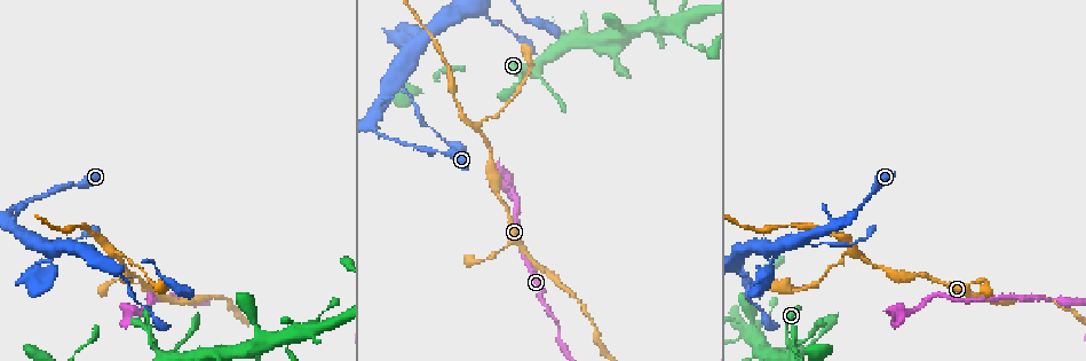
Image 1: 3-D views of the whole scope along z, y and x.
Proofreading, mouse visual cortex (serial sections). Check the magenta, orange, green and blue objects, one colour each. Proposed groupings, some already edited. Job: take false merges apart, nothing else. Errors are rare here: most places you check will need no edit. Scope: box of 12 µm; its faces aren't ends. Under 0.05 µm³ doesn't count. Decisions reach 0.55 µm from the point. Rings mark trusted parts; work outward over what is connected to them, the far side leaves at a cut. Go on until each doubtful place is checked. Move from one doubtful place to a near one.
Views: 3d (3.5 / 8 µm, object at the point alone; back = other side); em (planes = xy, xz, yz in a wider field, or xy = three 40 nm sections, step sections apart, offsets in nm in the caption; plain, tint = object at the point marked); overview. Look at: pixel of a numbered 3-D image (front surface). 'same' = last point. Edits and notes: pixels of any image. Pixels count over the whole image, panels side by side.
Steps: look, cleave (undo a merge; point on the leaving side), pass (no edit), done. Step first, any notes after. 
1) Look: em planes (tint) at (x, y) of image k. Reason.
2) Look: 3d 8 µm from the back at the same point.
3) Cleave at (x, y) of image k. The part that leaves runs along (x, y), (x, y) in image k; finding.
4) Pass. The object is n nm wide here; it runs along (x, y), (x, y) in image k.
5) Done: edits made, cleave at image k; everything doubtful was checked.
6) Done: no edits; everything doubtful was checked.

Look: 3d 3.5 µm at (477, 128) of image 1. Sharp bend.

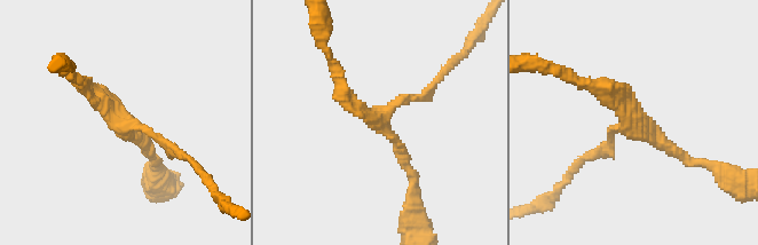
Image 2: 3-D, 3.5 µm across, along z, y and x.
Look: em xy step 5 (tint) at (378, 117) of image 2. 3 arms meet here; the arms are 100, 150, 150 nm wide; shape alone is not enough.

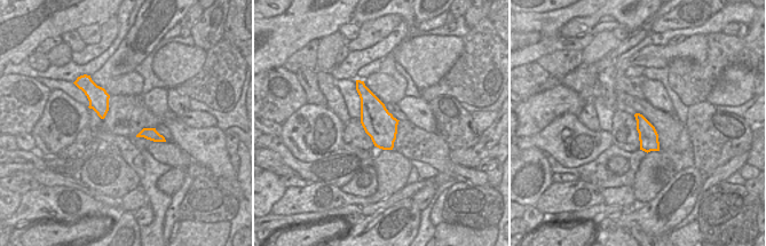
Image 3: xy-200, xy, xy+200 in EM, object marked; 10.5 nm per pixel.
Look: em planes (tint) at the same point.

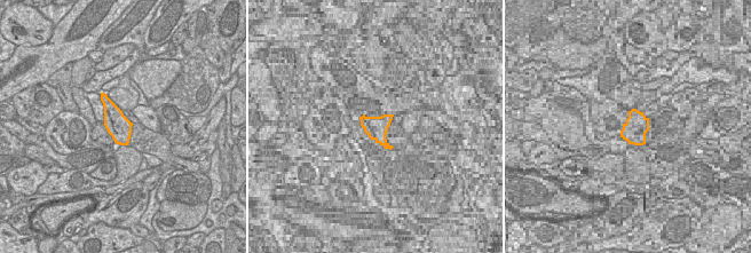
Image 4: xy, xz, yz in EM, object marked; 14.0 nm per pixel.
Pass. It runs along (684, 157), (584, 83) in image 2; continuous, no second cell.

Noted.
Look: 3d 3.5 µm at (913, 312) of image 1. Sudden change in width.

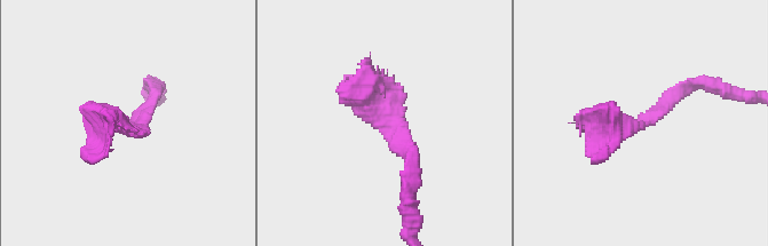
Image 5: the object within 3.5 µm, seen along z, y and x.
Look: em xy step 3 (plain) at (383, 121) of image 5.

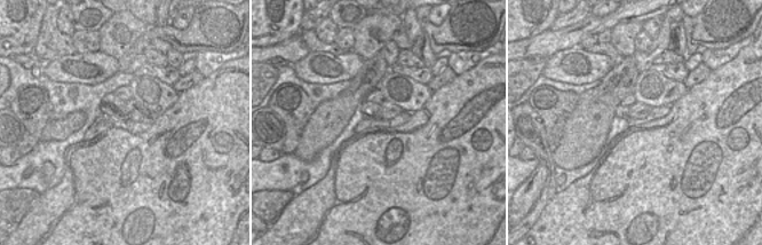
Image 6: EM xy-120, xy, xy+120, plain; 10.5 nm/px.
Look: em xy step 3 (tint) at the same point.

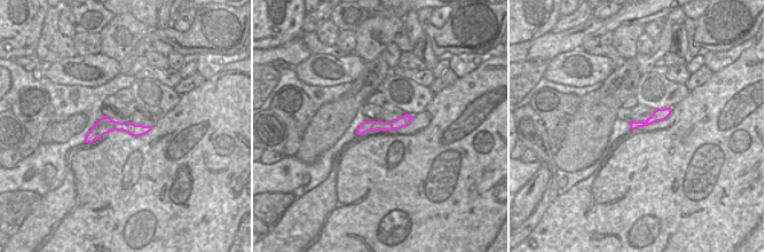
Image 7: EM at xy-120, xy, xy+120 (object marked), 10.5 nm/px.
Pass. The object is 120 nm wide here; it runs along (147, 128), (102, 126), (88, 140) in image 7; continuous, no second cell.

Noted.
Look: 3d 8 µm at (858, 208) of image 1. Four-way junction.

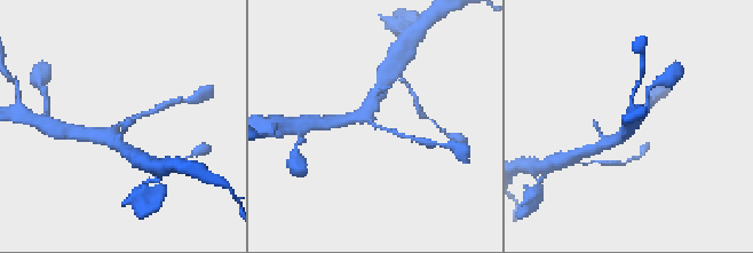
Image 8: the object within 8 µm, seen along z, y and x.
Look: 3d 3.5 µm at (375, 123) of image 8. Closer look.

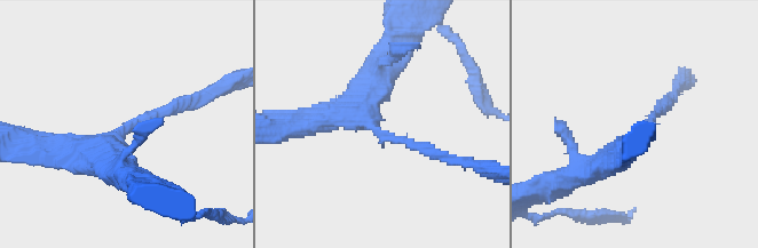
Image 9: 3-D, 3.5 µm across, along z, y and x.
Look: em xy step 5 (tint) at (378, 128) of image 9. 4 arms meet here; the arms are 150, 250, 300, 350 nm wide; need the tissue.

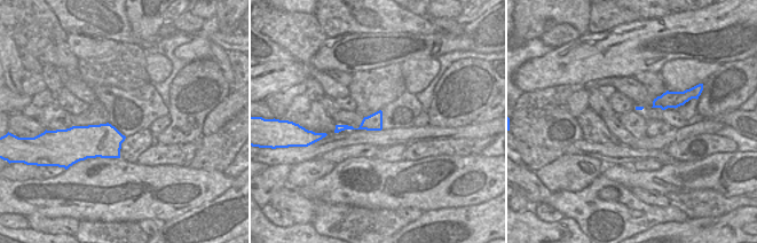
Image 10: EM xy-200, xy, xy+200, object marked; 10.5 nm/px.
Pass. It runs along (379, 114), (360, 127), (338, 128) in image 10; continuous, no second cell.

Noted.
Look: 3d 3.5 µm at (395, 79) of image 1. Two arms in line, one across.

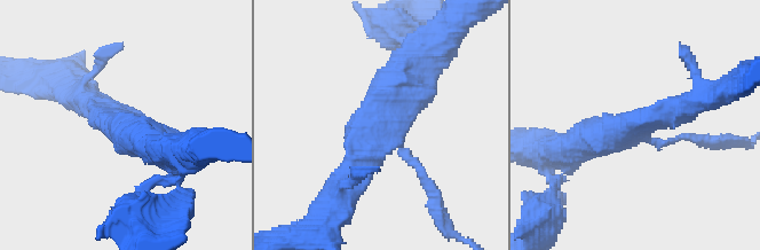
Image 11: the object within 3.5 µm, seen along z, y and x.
Look: em xy step 1 (tint) at (631, 128) of image 11. 3 arms meet here; the arms are 100, 350, 450 nm wide.

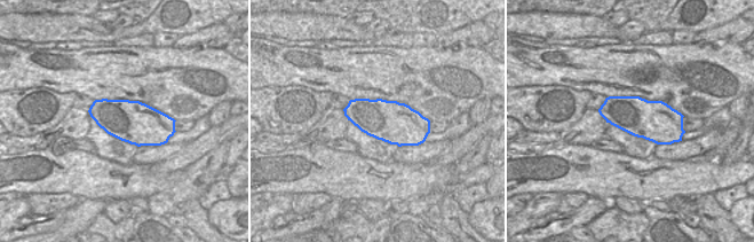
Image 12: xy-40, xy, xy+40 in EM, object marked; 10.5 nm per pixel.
Look: em xy step 2 (tint) at the same point. Another direction.

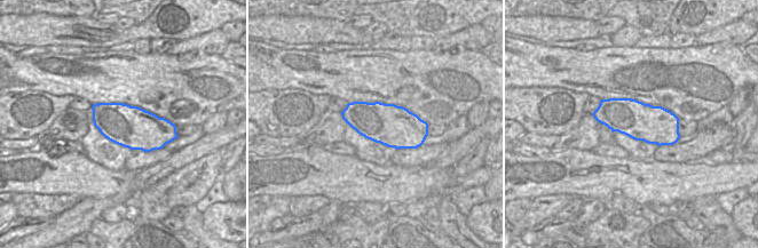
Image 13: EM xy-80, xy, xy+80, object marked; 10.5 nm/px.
Pass. It runs along (347, 179), (413, 61) in image 11; all the same cell.

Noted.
Look: 3d 8 µm at (489, 17) of image 1. Sudden change in width.

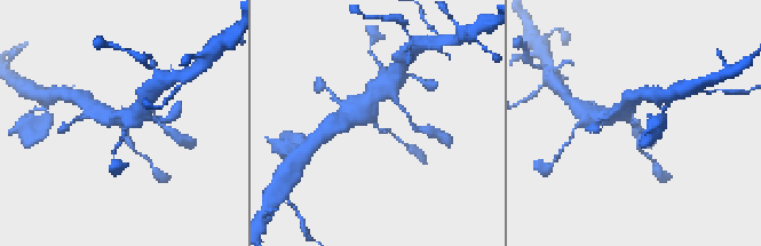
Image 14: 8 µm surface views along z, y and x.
Look: 3d 3.5 µm at (634, 124) of image 14.

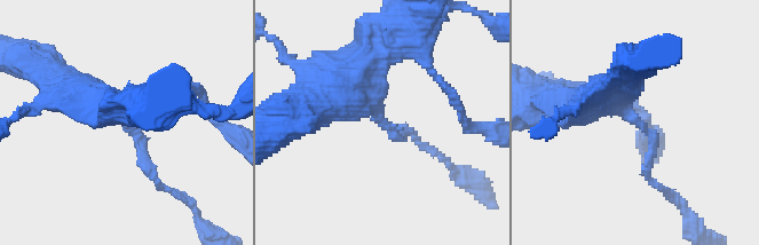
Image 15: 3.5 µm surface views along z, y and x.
Look: em xy step 1 (tint) at (377, 118) of image 15. The arms are 150, 400 nm wide.

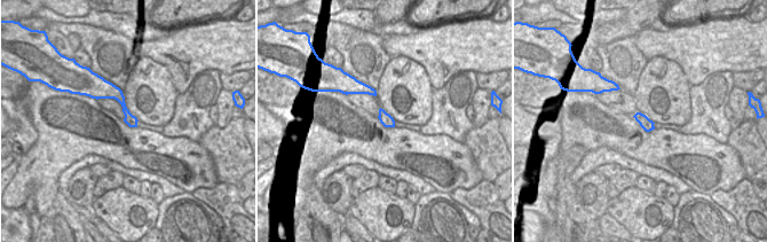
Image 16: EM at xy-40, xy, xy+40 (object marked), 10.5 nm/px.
Pass. It runs along (99, 82), (121, 101), (134, 124) in image 16; all the same cell.

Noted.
Done: no edits; everything doubtful was checked.

